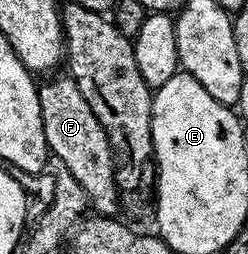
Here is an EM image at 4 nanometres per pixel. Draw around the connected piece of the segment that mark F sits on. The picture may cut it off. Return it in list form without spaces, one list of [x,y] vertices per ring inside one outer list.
[[[67,74],[55,76],[48,78],[53,78],[53,80],[48,80],[45,84],[41,83],[38,88],[42,126],[51,155],[66,164],[70,174],[77,180],[78,186],[85,192],[87,203],[93,213],[115,217],[120,203],[120,192],[116,189],[116,162],[112,159],[112,147],[106,138],[106,130],[102,130],[98,118],[94,118],[94,110],[90,110],[90,102],[86,102],[86,98],[82,98],[82,90],[78,90],[78,86],[72,81],[71,76]]]

